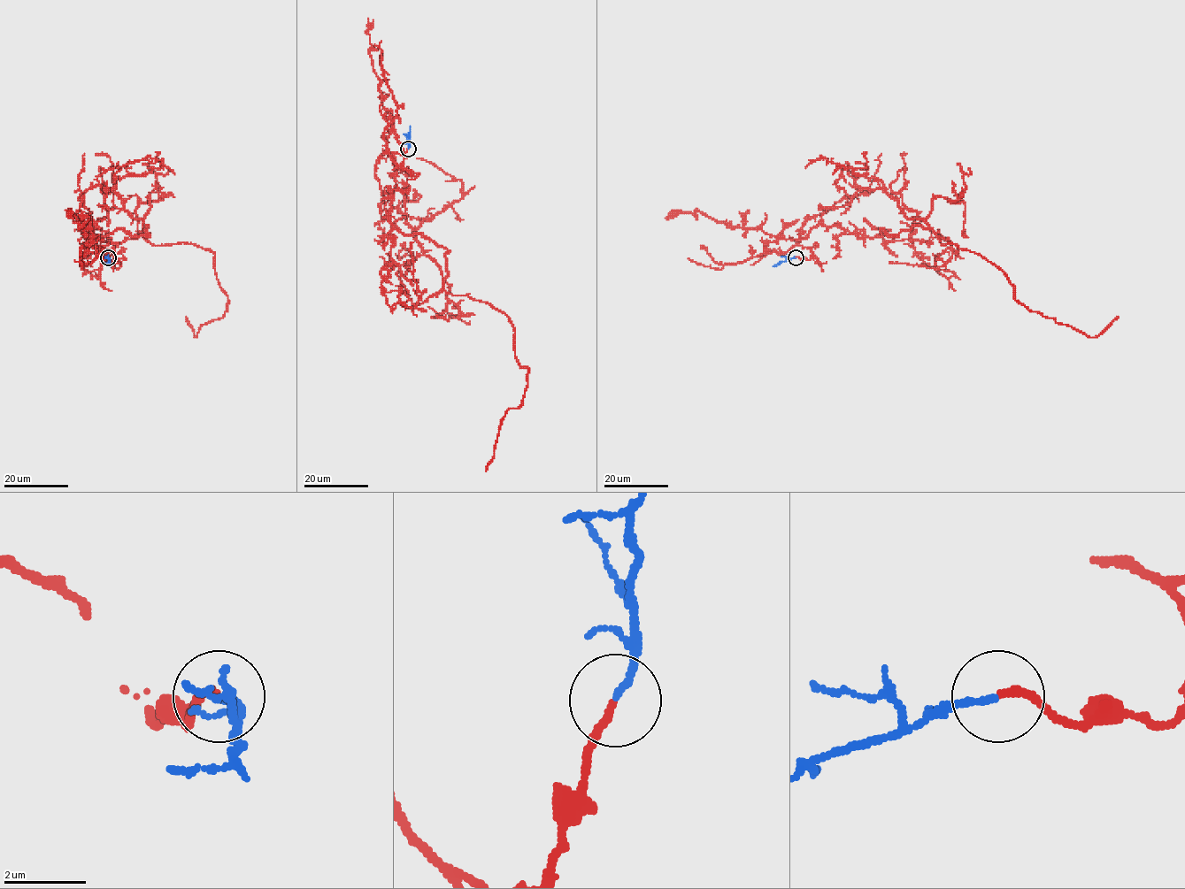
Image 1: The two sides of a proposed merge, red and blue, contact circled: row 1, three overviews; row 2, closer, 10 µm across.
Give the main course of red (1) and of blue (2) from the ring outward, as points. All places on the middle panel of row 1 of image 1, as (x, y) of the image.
1: (408, 149), (376, 163), (381, 219), (396, 208), (442, 281), (447, 249), (389, 220), (403, 149), (373, 19)
2: (408, 149), (410, 126)

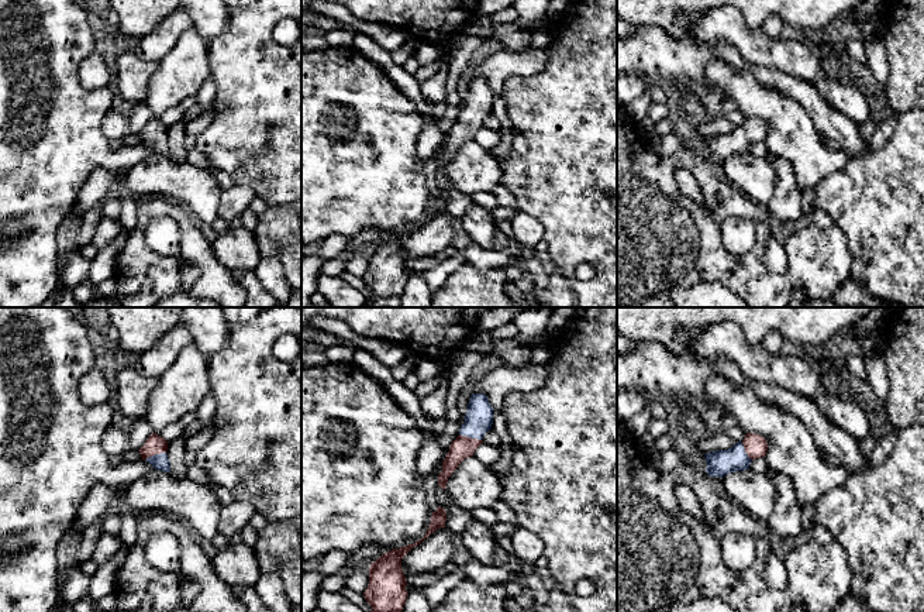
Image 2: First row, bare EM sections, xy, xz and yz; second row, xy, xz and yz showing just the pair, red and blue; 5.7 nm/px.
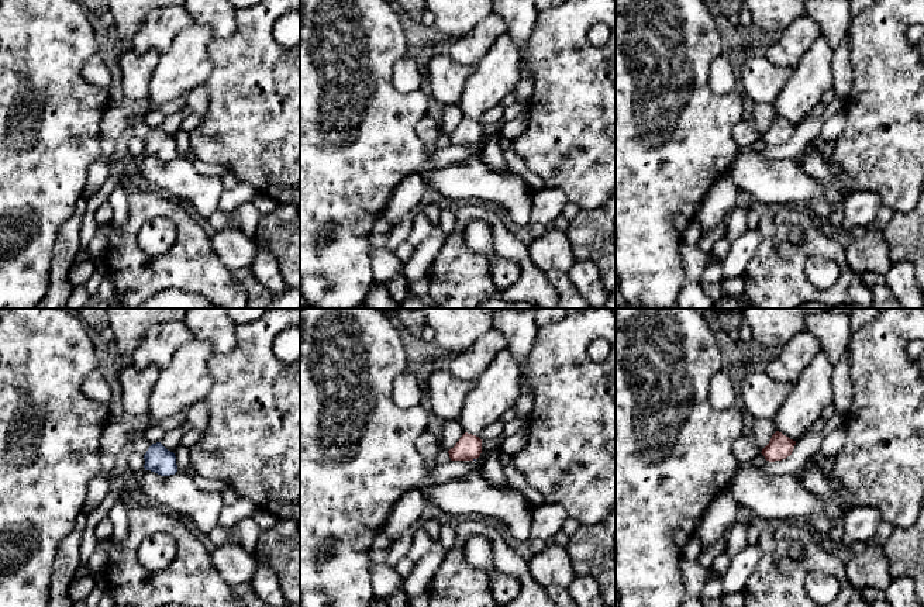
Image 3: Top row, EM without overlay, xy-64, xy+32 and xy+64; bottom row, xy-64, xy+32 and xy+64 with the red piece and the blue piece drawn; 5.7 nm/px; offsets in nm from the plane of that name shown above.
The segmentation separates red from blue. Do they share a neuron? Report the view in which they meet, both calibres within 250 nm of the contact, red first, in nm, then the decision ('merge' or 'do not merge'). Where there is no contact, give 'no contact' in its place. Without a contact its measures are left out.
meets red in xz; 130 nm thick on the red side, 160 nm on the other; merge

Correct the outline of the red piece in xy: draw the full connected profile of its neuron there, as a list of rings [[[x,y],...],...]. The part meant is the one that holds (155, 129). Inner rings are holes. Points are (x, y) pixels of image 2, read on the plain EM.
[[[152,117],[138,135],[142,144],[148,145],[155,154],[169,157],[170,147],[166,134],[168,126],[156,117]]]

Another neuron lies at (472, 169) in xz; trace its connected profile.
[[[465,142],[448,162],[445,176],[451,188],[472,196],[501,183],[503,169],[496,157],[477,142]]]

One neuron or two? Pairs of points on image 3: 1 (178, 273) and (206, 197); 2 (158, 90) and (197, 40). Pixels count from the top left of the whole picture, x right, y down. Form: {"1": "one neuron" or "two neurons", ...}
{"1": "two neurons", "2": "one neuron"}

